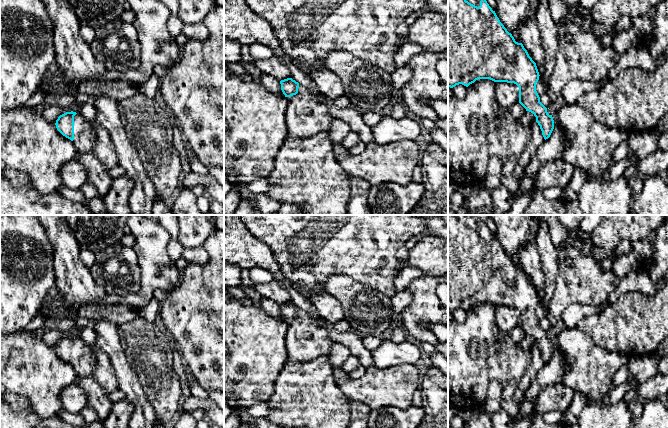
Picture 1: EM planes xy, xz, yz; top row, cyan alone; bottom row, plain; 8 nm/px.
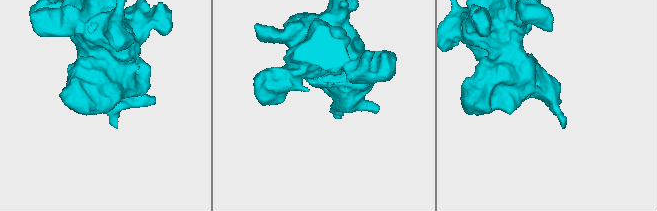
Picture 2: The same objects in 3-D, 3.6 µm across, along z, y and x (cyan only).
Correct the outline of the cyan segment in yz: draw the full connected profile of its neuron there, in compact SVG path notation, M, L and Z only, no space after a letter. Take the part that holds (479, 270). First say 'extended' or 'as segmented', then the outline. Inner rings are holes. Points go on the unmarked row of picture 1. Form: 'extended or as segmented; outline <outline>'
extended; outline M448 215L448 311L459 308L468 311L478 303L516 308L519 311L519 327L534 338L545 364L555 350L562 352L567 369L561 383L575 393L585 395L589 401L602 401L612 388L615 373L628 363L629 357L601 348L578 327L565 328L561 334L549 339L536 315L539 300L536 287L523 268L515 265L485 222L476 215Z

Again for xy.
extended; outline M66 336L56 344L57 354L75 369L77 377L93 375L95 367L94 345L86 344L80 337Z

